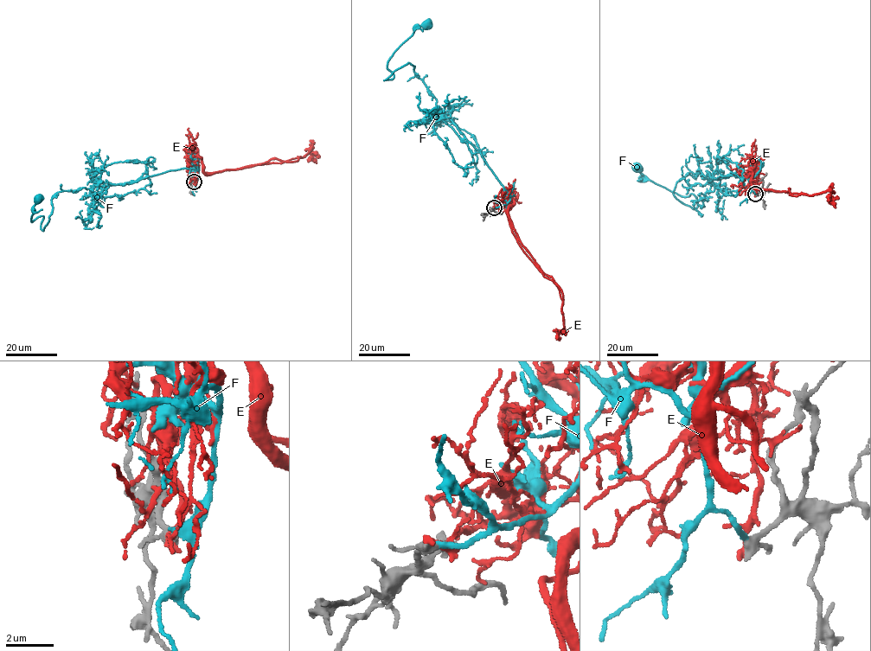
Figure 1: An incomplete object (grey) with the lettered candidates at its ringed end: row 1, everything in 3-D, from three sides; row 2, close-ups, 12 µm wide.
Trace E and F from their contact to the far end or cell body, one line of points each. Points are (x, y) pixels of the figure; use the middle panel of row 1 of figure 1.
E: (494, 207), (514, 202), (509, 213), (521, 243), (544, 277), (559, 290), (564, 329), (557, 332), (556, 340)
F: (495, 207), (510, 195), (440, 113), (414, 65), (384, 80), (393, 75), (390, 57), (427, 25)

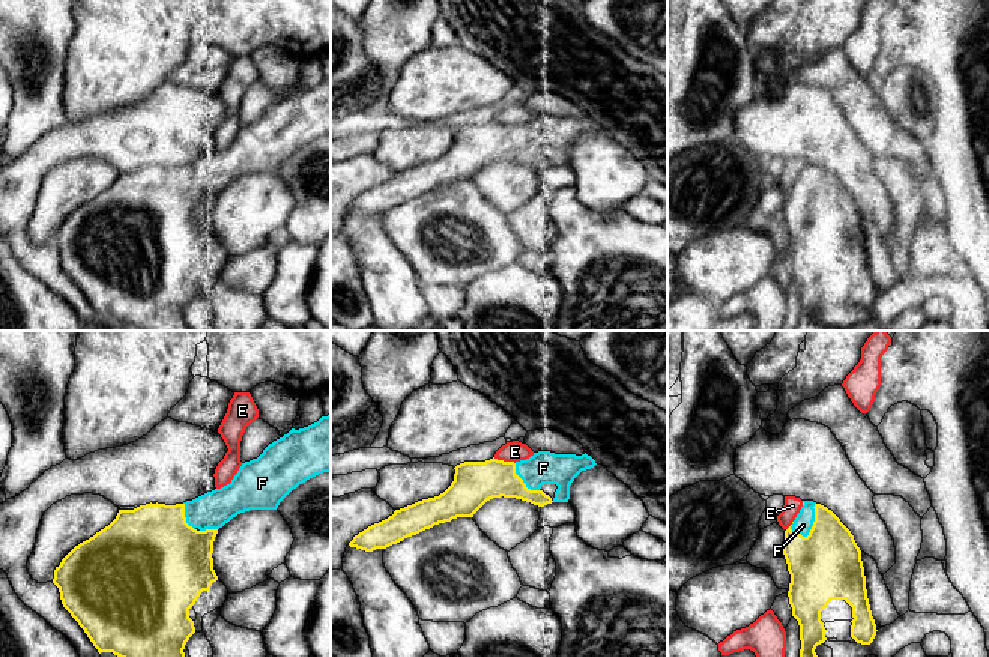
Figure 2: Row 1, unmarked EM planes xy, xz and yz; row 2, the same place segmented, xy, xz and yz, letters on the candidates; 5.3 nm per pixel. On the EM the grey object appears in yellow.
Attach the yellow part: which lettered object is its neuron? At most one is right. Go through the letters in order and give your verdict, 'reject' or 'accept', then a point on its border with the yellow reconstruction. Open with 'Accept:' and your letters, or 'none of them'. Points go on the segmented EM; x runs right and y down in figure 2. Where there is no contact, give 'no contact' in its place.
Accept: F
E: reject | xz (502, 460)
F: accept | yz (812, 526)

